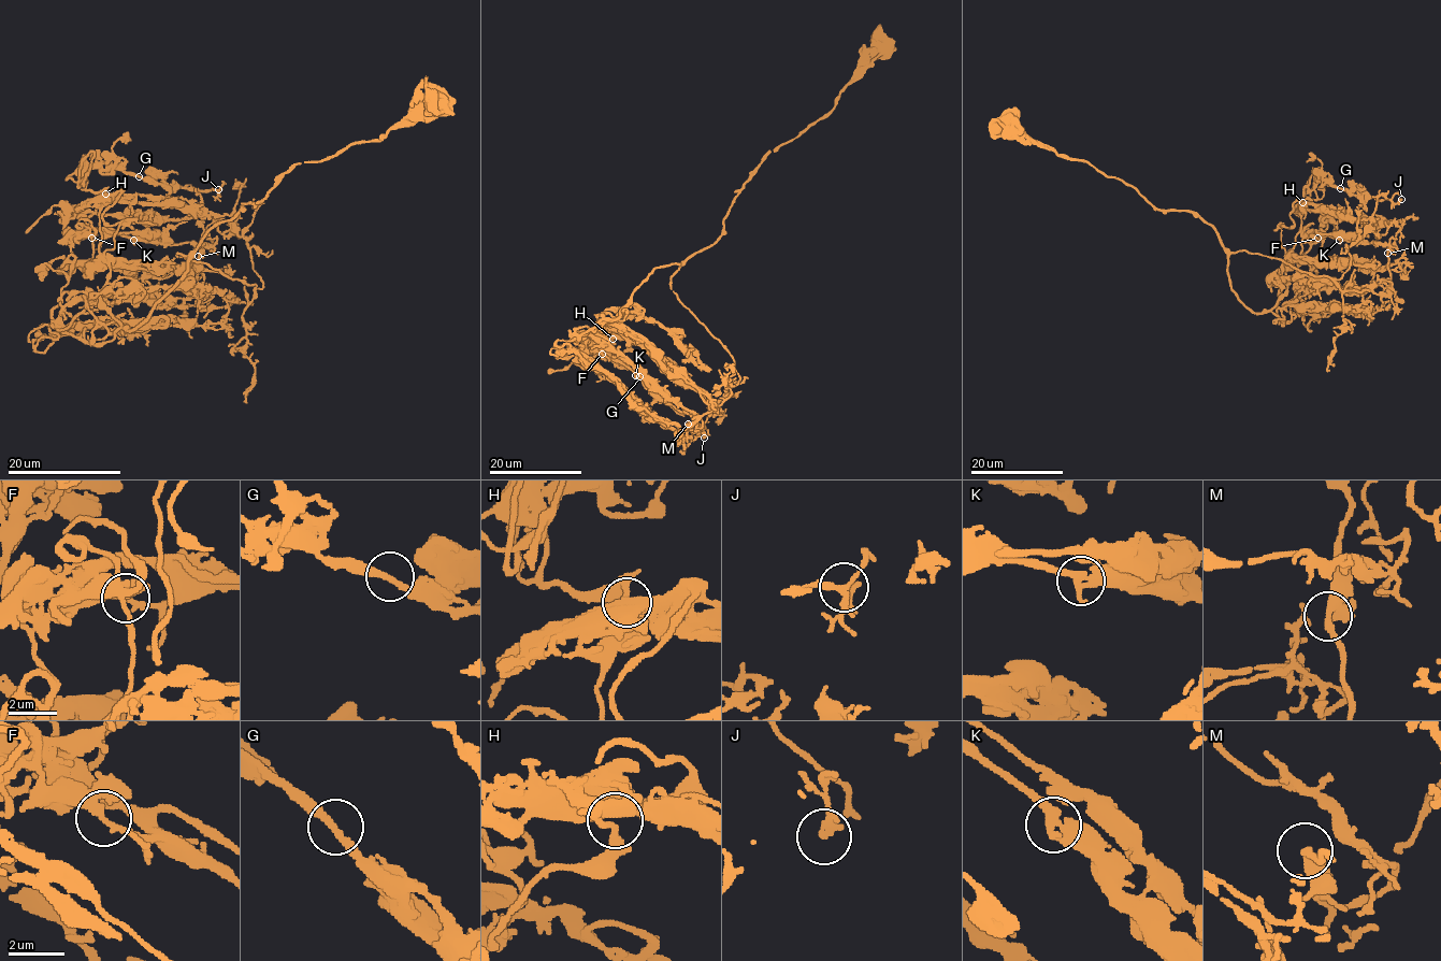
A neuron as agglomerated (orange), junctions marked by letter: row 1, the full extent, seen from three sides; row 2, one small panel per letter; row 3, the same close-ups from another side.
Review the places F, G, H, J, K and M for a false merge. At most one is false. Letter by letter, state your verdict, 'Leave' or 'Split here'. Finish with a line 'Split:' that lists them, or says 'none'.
F: Leave
G: Leave
H: Leave
J: Leave
K: Leave
M: Leave
Split: none

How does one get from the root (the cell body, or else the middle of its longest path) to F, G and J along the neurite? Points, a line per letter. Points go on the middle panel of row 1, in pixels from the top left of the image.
F: (883, 48), (829, 112), (771, 152), (711, 244), (683, 262), (658, 267), (640, 284), (600, 333), (601, 354)
G: (883, 48), (829, 112), (771, 152), (711, 244), (658, 267), (608, 323), (611, 343), (596, 353), (640, 376)
J: (883, 48), (771, 152), (711, 244), (658, 267), (608, 323), (596, 353), (704, 438)

